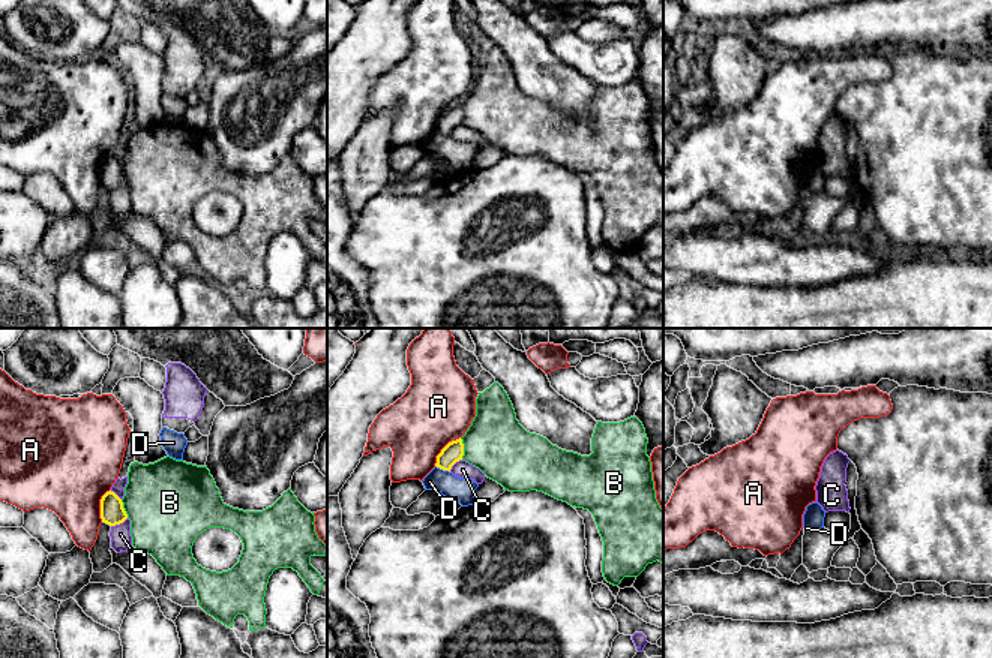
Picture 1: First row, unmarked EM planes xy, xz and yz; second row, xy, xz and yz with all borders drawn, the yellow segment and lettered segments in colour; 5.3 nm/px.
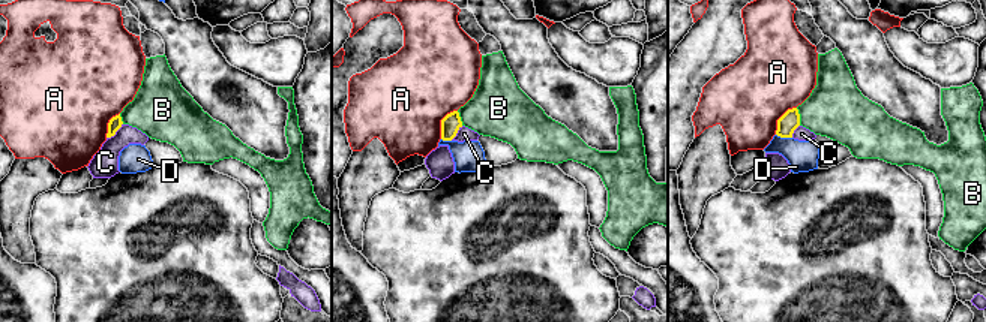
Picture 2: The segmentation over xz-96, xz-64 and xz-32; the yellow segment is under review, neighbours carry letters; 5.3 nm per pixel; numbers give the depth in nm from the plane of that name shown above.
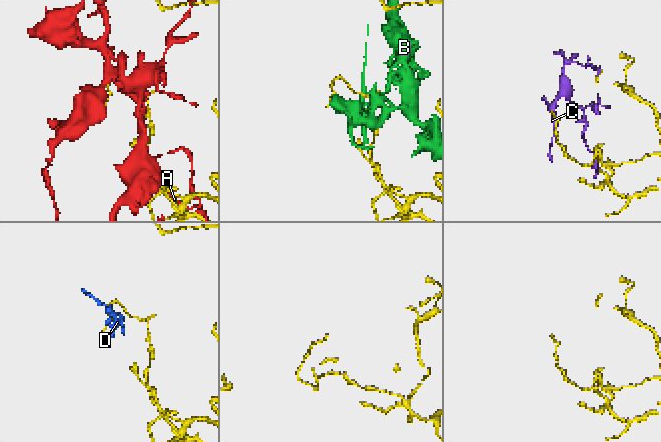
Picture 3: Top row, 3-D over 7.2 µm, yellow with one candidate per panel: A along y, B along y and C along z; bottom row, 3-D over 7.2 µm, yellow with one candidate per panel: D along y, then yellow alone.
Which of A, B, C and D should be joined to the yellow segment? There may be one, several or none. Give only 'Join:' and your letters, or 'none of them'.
Join: none of them

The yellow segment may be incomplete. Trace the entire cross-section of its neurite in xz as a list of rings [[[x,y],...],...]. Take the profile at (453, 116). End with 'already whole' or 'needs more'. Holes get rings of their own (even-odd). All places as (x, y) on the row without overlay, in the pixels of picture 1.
[[[456,103],[449,106],[441,117],[437,120],[437,127],[435,130],[443,133],[443,135],[449,135],[452,133],[452,130],[462,124],[464,120],[464,108],[462,103]]]; already whole

